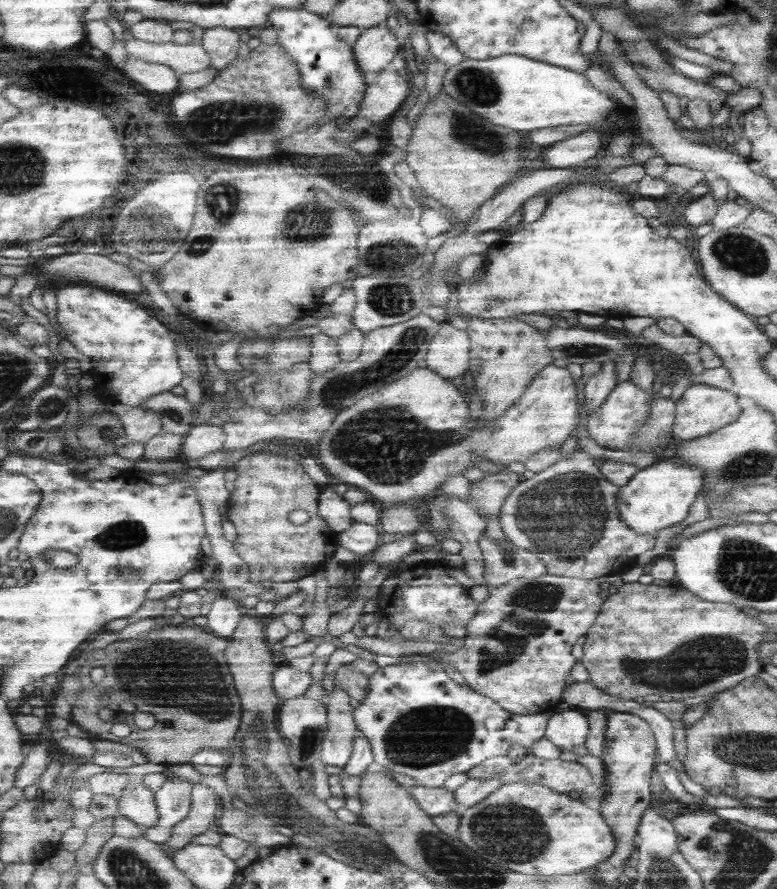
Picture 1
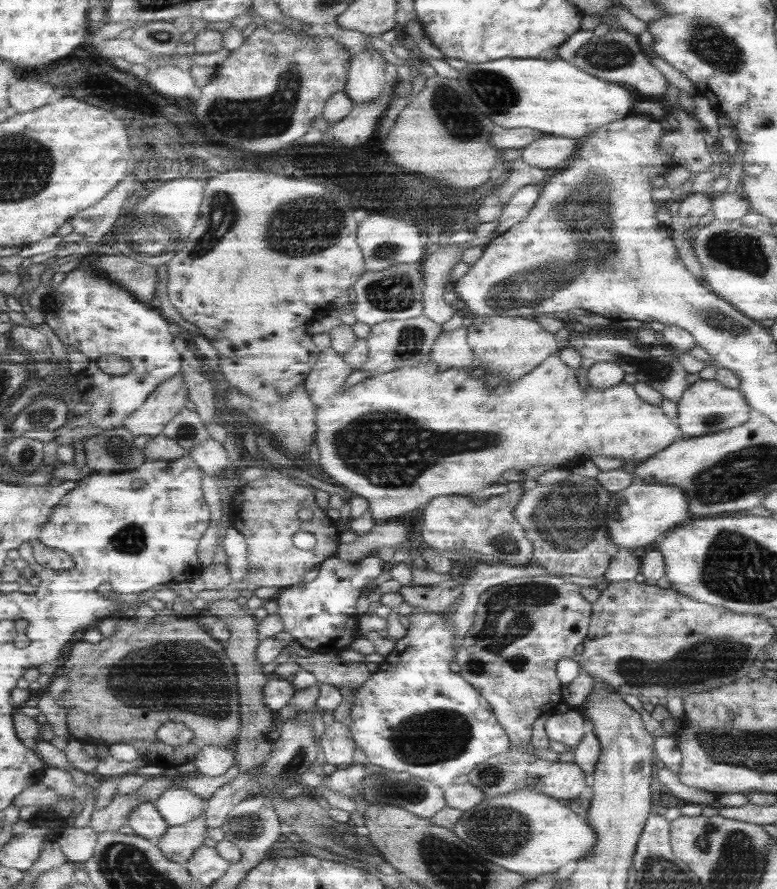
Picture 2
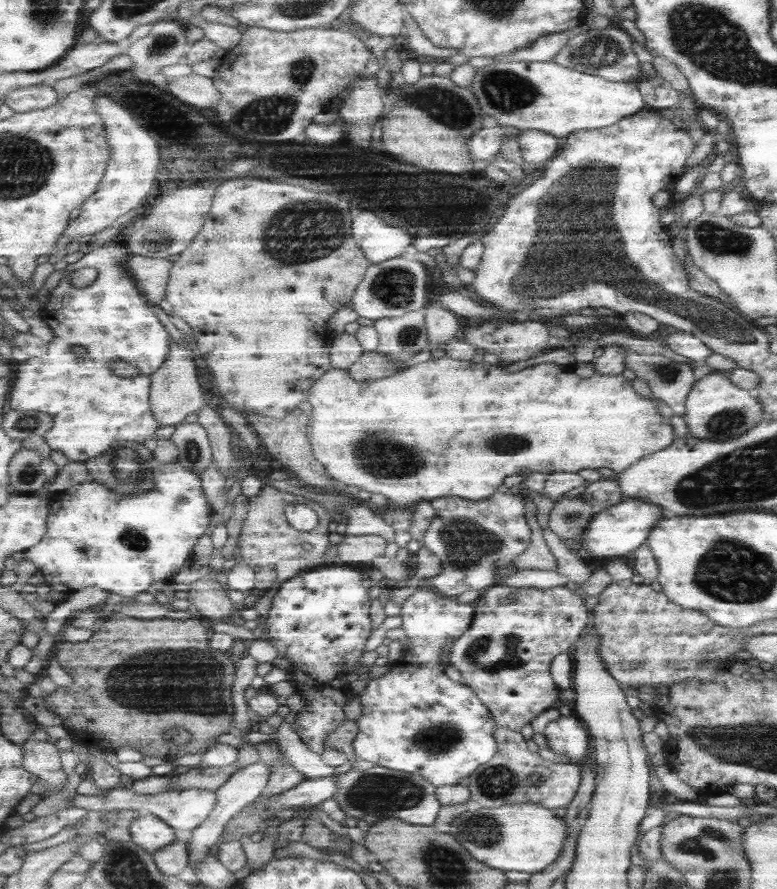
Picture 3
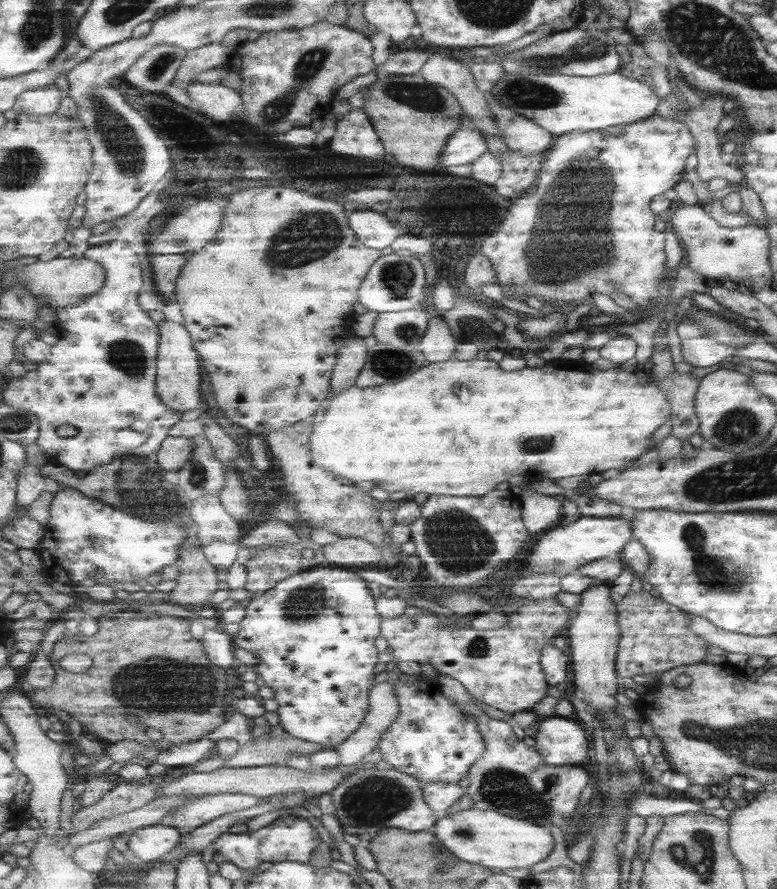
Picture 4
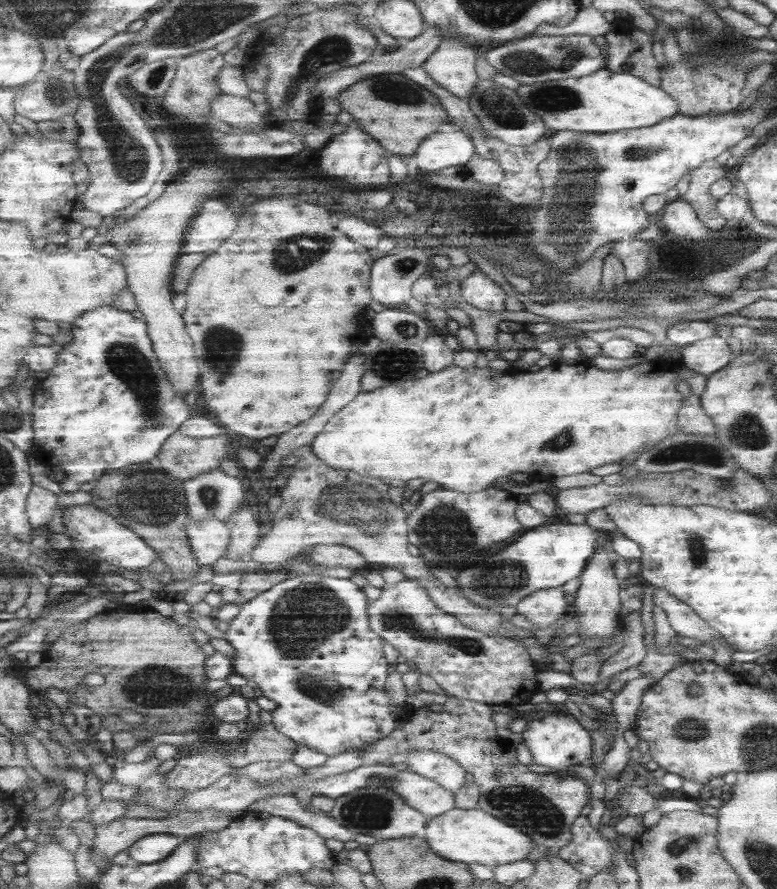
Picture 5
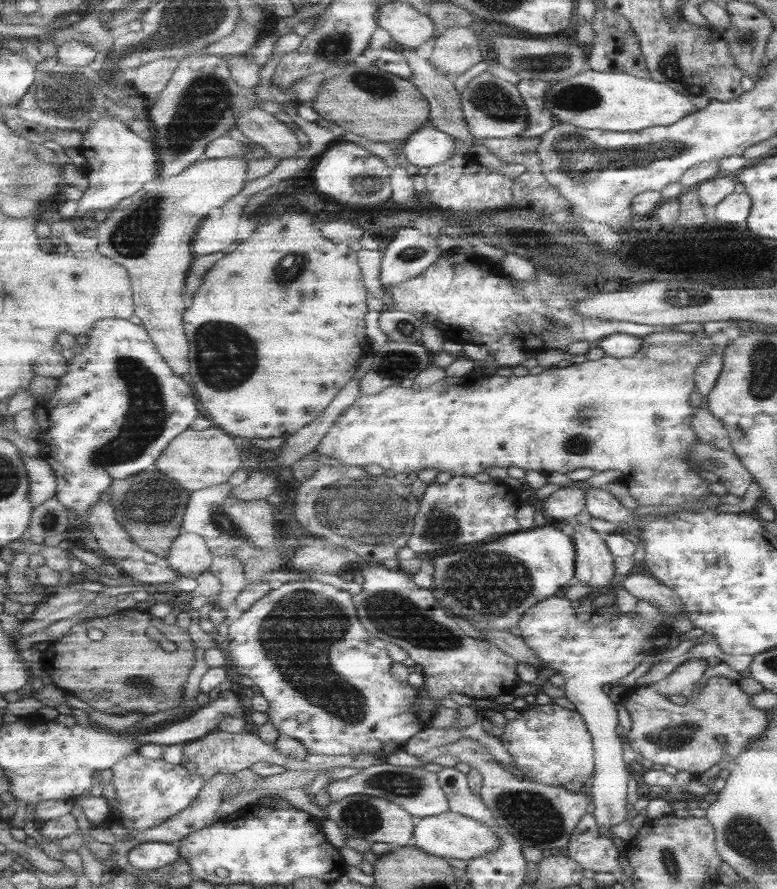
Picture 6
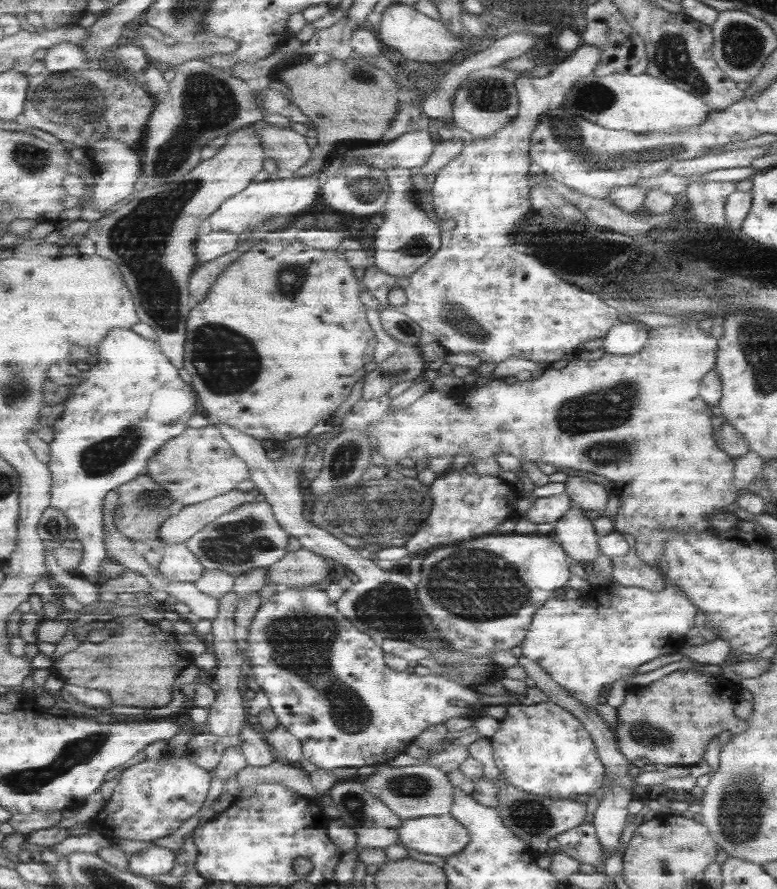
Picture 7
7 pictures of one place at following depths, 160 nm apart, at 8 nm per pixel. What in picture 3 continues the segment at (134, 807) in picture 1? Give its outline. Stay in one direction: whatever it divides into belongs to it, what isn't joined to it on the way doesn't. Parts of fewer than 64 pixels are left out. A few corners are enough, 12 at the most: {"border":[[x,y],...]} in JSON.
{"border":[[154,814],[138,815],[132,841],[153,854],[178,839]]}

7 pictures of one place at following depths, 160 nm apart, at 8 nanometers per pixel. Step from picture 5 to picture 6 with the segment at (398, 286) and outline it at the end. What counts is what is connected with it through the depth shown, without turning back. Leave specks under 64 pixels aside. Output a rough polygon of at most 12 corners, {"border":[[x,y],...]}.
{"border":[[405,228],[384,254],[380,279],[397,286],[444,253],[421,228]]}

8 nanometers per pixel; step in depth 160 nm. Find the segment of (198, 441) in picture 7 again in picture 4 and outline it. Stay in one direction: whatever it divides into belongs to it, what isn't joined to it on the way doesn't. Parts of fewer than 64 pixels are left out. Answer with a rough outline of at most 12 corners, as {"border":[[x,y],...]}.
{"border":[[168,436],[156,452],[165,471],[191,460],[190,438]]}

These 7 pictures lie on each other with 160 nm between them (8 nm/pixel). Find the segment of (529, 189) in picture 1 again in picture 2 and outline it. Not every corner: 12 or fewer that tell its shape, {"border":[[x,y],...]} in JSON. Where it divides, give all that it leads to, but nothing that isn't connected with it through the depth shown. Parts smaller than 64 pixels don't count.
{"border":[[513,160],[508,180],[498,190],[505,207],[515,194],[549,180],[549,172]]}

